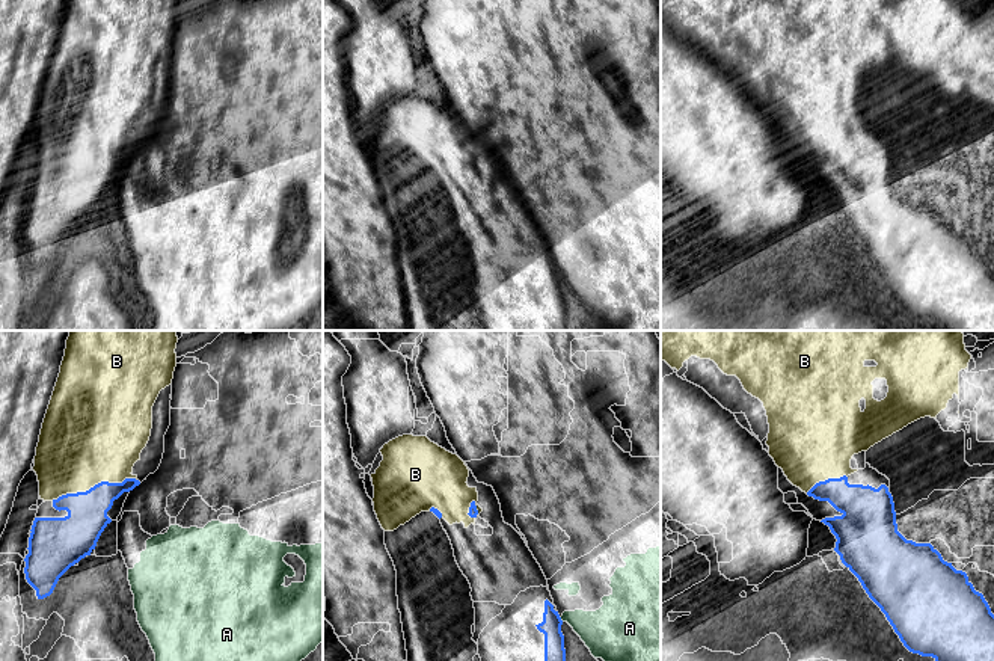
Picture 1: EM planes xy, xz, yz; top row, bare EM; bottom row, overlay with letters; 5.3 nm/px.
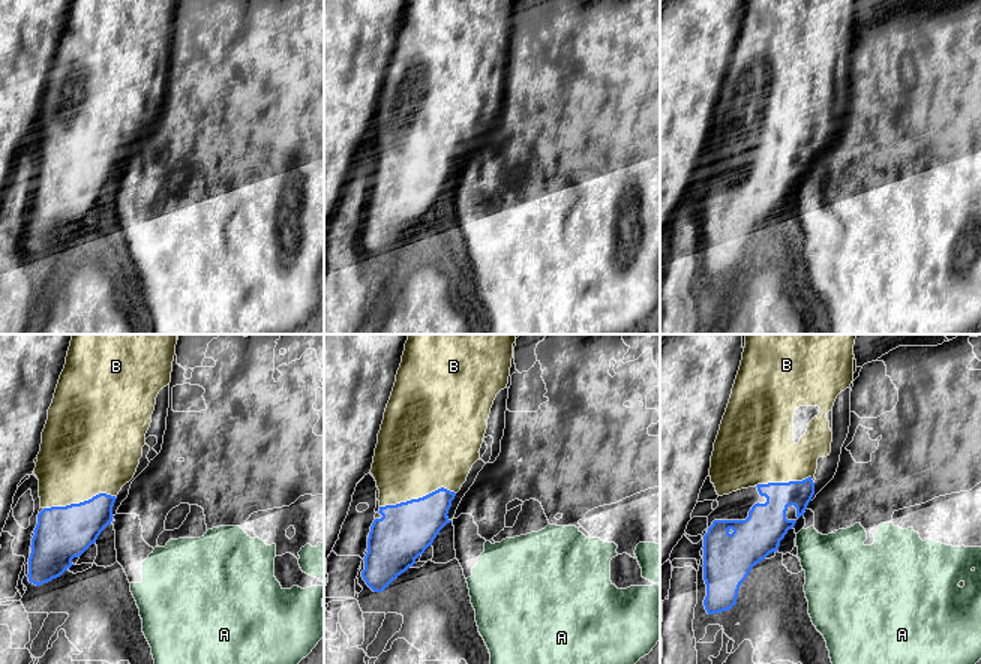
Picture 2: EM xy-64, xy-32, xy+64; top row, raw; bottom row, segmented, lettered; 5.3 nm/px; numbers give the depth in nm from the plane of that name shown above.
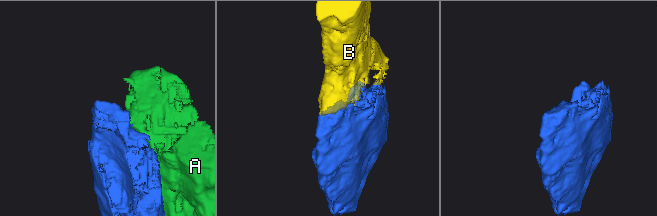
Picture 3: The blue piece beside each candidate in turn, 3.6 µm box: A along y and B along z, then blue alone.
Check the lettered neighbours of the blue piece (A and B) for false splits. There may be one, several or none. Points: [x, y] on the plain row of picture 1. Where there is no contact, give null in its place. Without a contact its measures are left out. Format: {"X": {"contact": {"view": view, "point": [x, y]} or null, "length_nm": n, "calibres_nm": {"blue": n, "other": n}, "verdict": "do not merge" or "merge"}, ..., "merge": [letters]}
{"A": {"contact": {"view": "xz", "point": [560, 281]}, "length_nm": 30, "calibres_nm": {"blue": 110, "other": 260}, "verdict": "do not merge"}, "B": {"contact": {"view": "xy", "point": [95, 147]}, "length_nm": 460, "calibres_nm": {"blue": 220, "other": 480}, "verdict": "merge"}, "merge": ["B"]}

